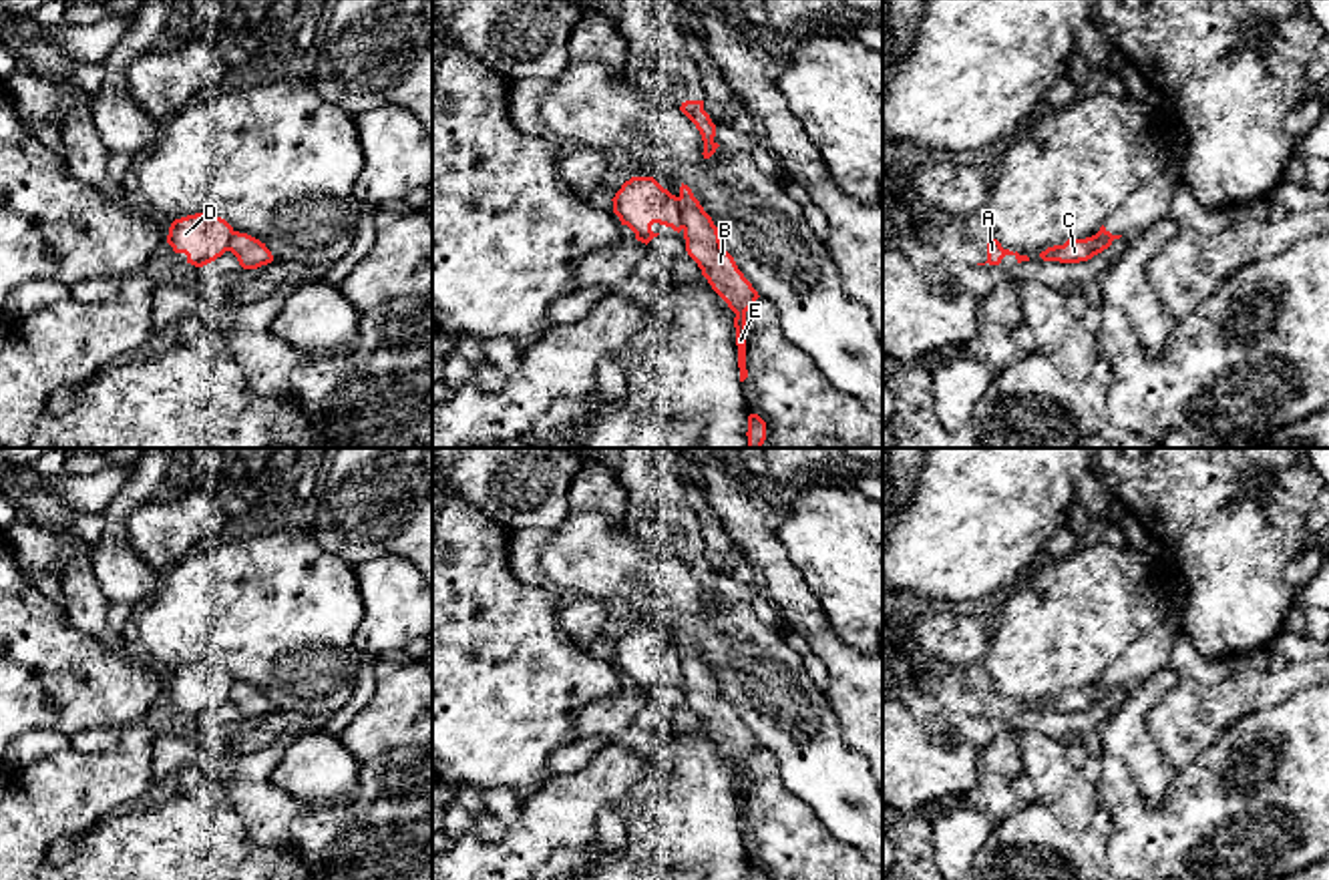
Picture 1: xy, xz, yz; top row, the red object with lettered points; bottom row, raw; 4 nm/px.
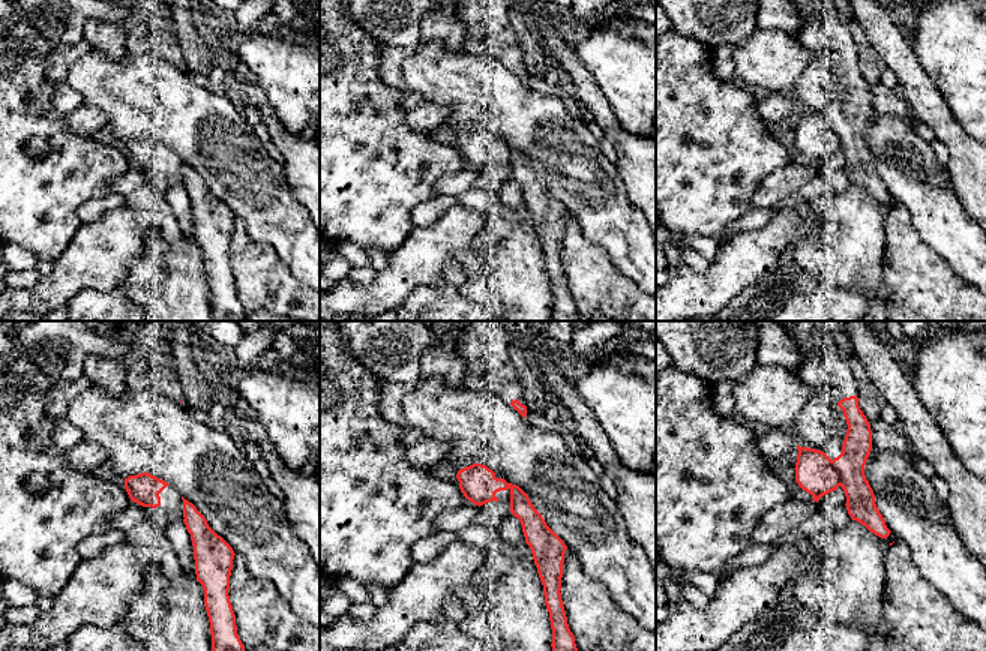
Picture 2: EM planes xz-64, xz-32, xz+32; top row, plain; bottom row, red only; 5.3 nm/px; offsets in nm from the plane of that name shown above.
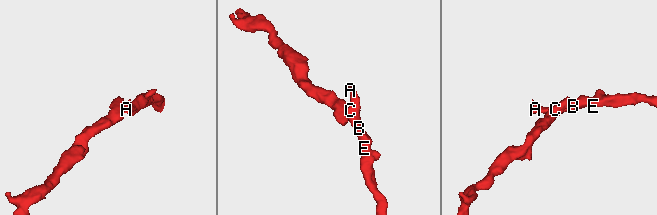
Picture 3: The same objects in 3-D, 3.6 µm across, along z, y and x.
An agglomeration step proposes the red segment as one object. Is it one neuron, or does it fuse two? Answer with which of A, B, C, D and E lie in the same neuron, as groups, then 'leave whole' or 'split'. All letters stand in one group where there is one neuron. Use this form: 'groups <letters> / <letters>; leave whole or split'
groups A B C E / D; split

